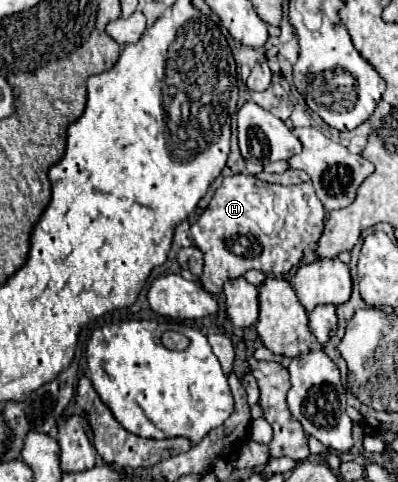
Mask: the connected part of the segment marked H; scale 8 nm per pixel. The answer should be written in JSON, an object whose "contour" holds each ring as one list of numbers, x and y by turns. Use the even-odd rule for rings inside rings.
{"contour":[[236,174,224,178,220,188,214,192,208,208,190,228,192,242,204,254,204,274,200,276,200,282,204,284,204,288,208,288,208,292,220,294,226,280,240,278,248,270,262,270,274,276,288,274,294,266,302,262,308,248,310,250,316,248,324,230,324,218,326,212,310,182,302,182,296,186,282,186,282,184,262,182,250,174]]}

